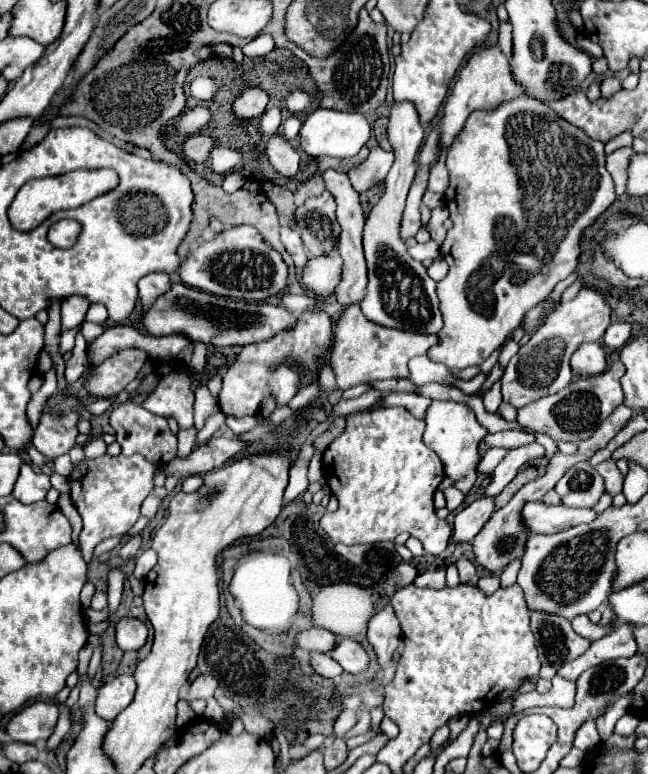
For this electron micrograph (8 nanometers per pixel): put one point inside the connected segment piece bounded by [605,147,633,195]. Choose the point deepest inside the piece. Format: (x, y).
(617, 161)

